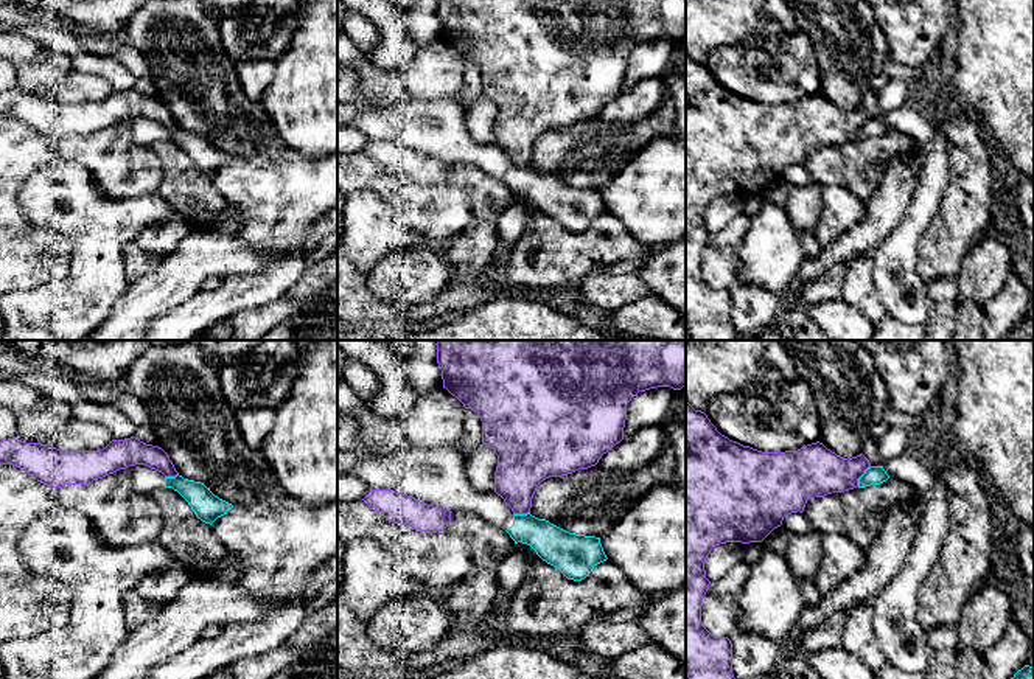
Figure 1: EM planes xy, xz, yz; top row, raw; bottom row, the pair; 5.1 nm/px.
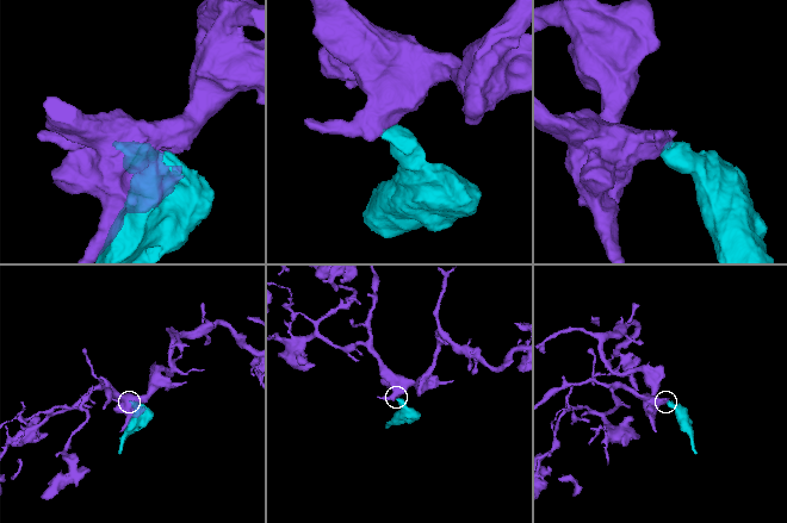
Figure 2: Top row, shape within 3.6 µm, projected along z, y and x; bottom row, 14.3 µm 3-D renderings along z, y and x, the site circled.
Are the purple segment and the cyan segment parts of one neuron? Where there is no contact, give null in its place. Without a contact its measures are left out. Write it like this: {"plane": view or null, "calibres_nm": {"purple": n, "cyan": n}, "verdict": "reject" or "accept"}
{"plane": "yz", "calibres_nm": {"purple": 280, "cyan": 100}, "verdict": "reject"}

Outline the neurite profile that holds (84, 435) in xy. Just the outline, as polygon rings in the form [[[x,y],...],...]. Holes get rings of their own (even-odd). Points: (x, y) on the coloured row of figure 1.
[[[79,420],[70,421],[64,430],[54,434],[50,444],[61,451],[98,451],[114,440],[107,427]]]

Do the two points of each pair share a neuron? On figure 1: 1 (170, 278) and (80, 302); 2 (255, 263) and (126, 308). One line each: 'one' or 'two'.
1: two
2: one

